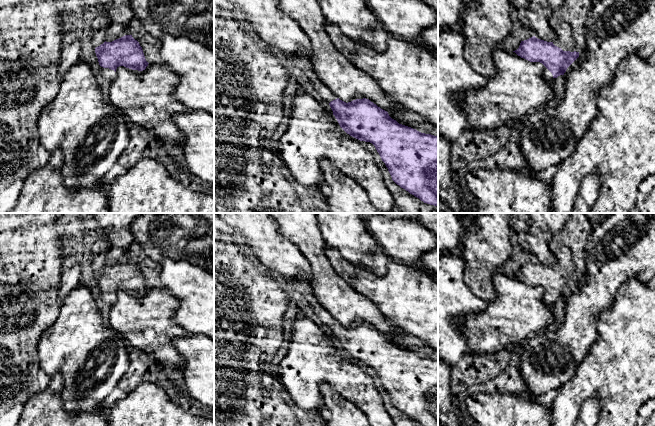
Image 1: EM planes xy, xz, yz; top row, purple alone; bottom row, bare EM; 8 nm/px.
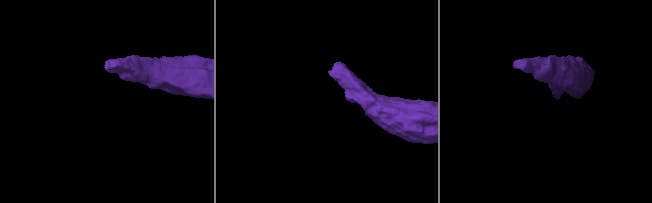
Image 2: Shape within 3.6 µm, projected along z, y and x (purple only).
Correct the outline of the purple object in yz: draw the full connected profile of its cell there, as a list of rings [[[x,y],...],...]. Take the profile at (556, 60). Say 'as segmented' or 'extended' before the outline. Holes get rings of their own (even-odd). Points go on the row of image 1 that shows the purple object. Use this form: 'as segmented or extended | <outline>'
extended | [[[535,36],[521,41],[519,48],[513,52],[530,62],[542,63],[546,67],[544,78],[547,81],[564,75],[567,68],[579,57],[579,52],[563,51],[553,42]]]

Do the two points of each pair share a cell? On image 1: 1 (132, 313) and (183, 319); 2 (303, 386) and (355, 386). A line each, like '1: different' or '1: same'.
1: different
2: same

